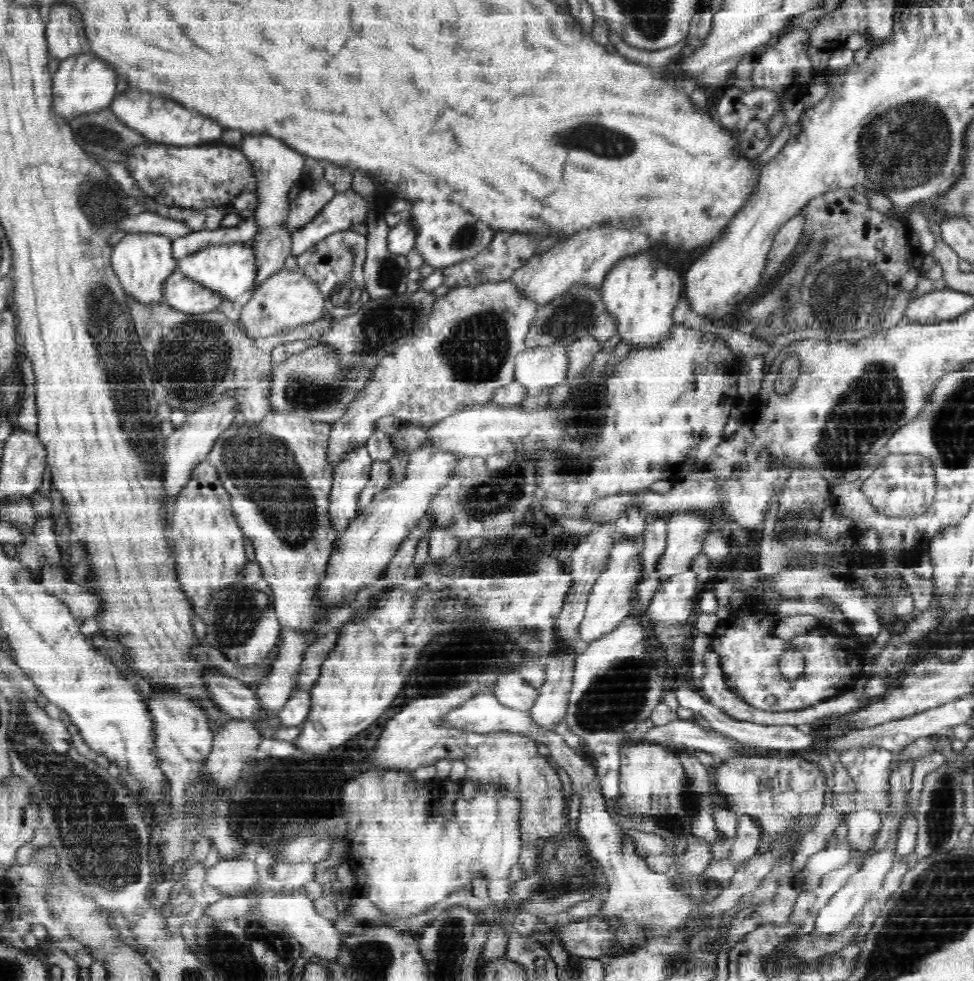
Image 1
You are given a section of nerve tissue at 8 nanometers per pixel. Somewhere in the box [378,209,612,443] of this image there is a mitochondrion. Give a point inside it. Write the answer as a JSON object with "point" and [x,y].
{"point":[475,350]}

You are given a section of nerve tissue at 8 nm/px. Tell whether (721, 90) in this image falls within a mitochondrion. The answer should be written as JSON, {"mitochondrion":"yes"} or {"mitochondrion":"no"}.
{"mitochondrion":"no"}

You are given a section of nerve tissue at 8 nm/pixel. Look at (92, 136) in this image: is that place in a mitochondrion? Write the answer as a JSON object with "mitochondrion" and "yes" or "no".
{"mitochondrion":"yes"}

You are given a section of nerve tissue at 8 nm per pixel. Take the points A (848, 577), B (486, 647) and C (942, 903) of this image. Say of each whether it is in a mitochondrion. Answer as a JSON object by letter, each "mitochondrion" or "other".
{"A":"other","B":"mitochondrion","C":"mitochondrion"}

